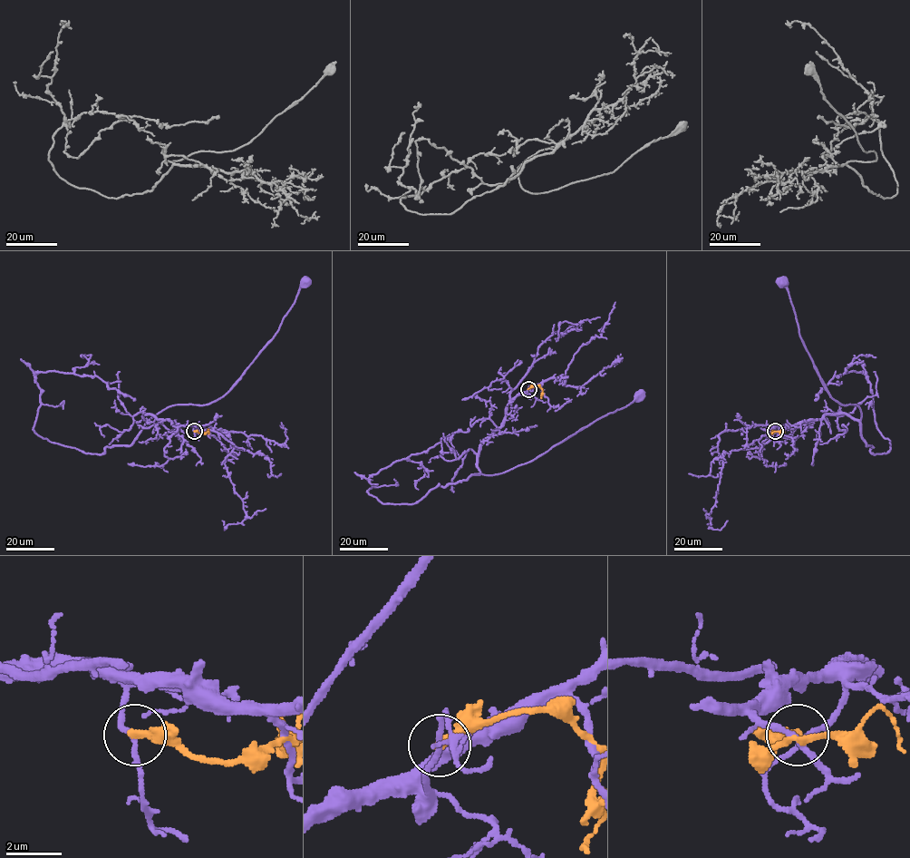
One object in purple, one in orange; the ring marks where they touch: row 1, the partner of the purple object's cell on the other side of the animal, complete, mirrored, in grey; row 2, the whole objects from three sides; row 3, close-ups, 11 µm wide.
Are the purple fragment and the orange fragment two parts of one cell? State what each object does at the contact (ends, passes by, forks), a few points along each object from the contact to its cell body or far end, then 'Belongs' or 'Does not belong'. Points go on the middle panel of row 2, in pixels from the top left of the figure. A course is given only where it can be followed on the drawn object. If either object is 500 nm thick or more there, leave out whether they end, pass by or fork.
At the ring purple passes by. At the ring orange ends. Course of purple: (528, 389), (510, 402), (503, 424), (481, 444), (478, 456), (481, 473), (494, 475), (527, 463), (639, 396). Course of orange: (528, 389), (538, 385), (542, 389), (541, 398). Does not belong

